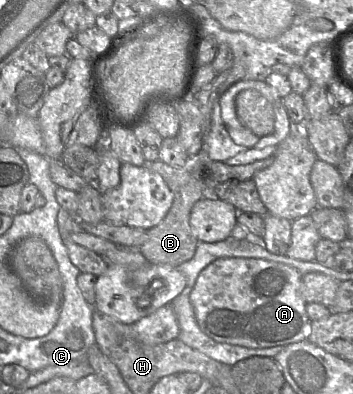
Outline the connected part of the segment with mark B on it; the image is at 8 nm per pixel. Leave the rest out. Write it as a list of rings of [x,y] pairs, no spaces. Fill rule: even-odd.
[[[158,159],[146,162],[144,166],[161,175],[173,192],[174,199],[165,218],[156,227],[147,231],[147,240],[139,246],[139,251],[149,263],[177,267],[183,262],[190,260],[195,254],[198,239],[190,226],[190,213],[195,203],[206,196],[205,184],[202,179],[196,178],[192,174],[190,165],[189,167],[176,167]]]

